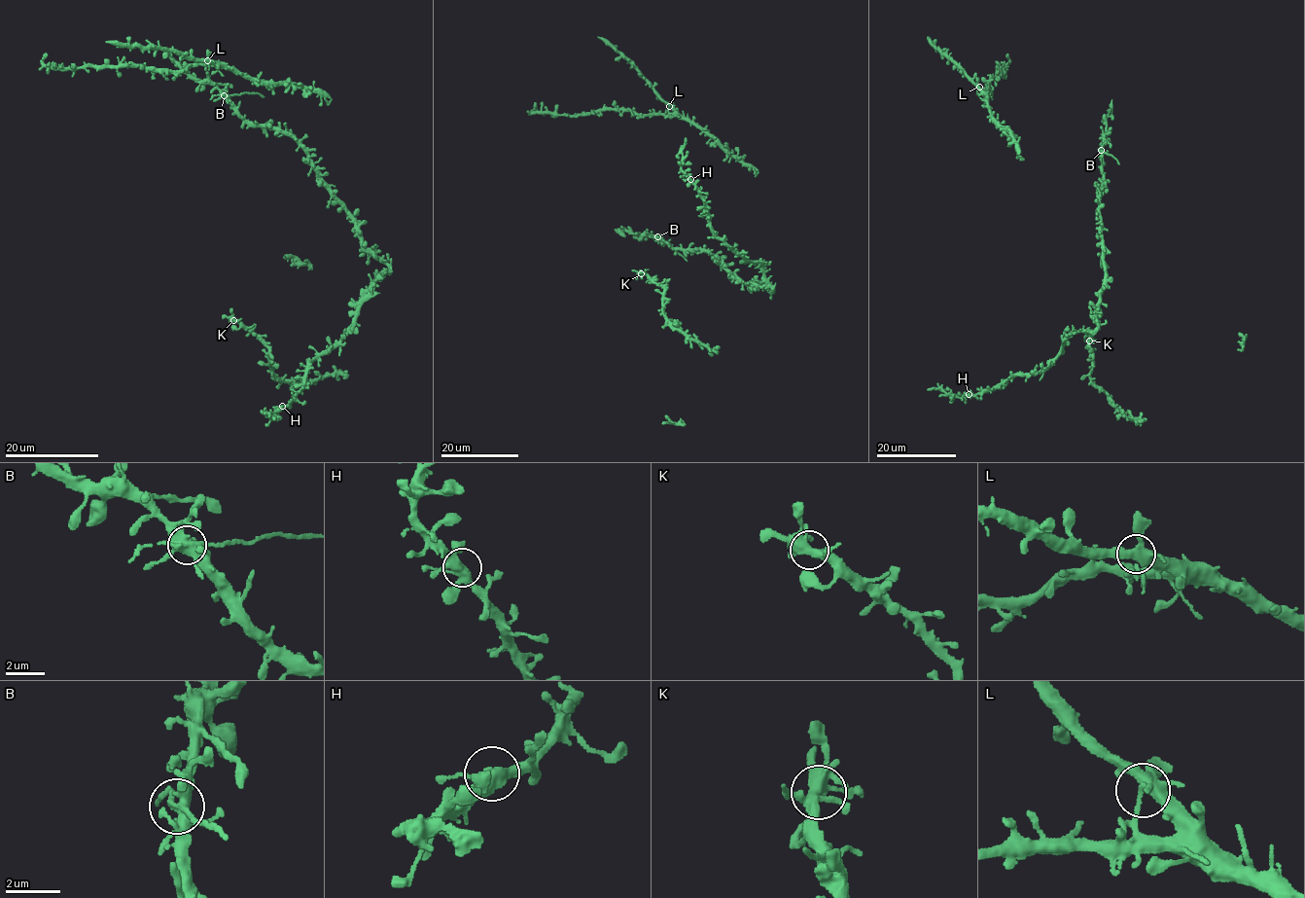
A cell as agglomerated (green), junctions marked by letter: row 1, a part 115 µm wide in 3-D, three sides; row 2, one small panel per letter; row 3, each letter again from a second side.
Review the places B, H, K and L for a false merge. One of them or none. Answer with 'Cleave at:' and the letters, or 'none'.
Cleave at: B

